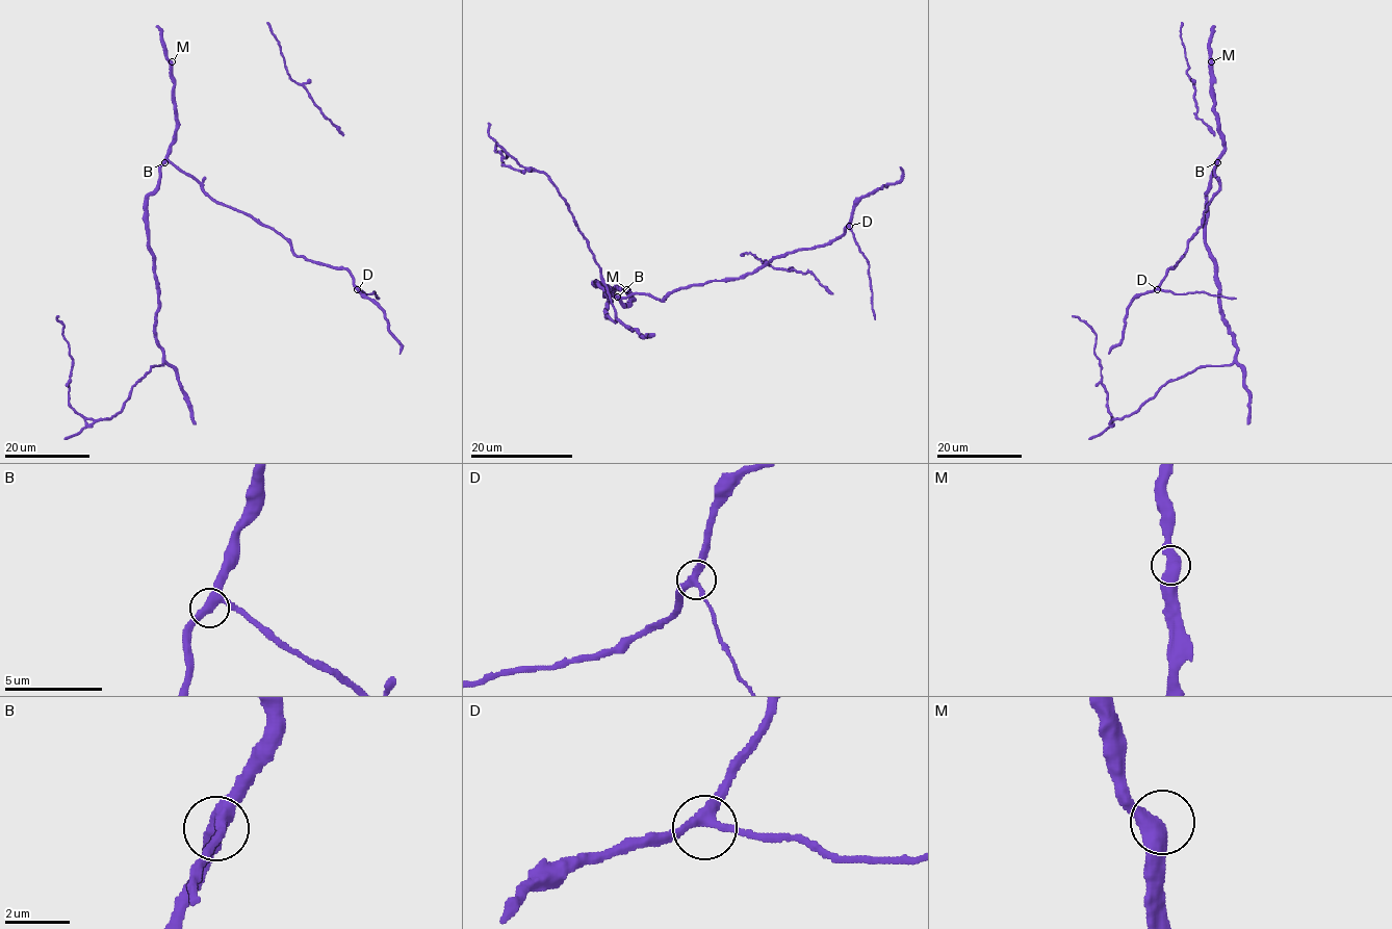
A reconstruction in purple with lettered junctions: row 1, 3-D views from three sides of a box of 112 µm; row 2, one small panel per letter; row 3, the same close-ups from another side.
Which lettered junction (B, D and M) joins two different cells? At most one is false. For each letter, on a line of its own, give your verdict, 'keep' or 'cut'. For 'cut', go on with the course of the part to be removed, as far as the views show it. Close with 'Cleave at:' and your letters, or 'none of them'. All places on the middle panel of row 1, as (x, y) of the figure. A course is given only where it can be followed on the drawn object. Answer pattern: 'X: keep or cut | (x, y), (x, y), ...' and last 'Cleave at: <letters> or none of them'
B: keep
D: keep
M: keep
Cleave at: none of them

